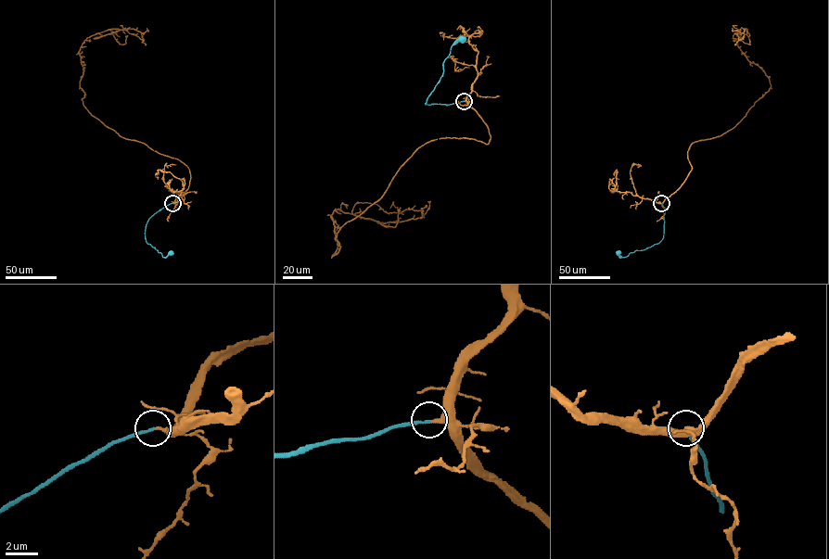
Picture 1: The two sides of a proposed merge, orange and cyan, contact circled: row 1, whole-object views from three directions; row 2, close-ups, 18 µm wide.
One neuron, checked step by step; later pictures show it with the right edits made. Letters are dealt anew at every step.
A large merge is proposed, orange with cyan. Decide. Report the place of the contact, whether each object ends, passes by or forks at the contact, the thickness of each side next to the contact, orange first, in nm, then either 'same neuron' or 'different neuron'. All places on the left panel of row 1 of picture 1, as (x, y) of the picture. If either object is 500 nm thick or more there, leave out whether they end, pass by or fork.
(172, 203) | orange ends | cyan ends | 280/150 nm | same neuron

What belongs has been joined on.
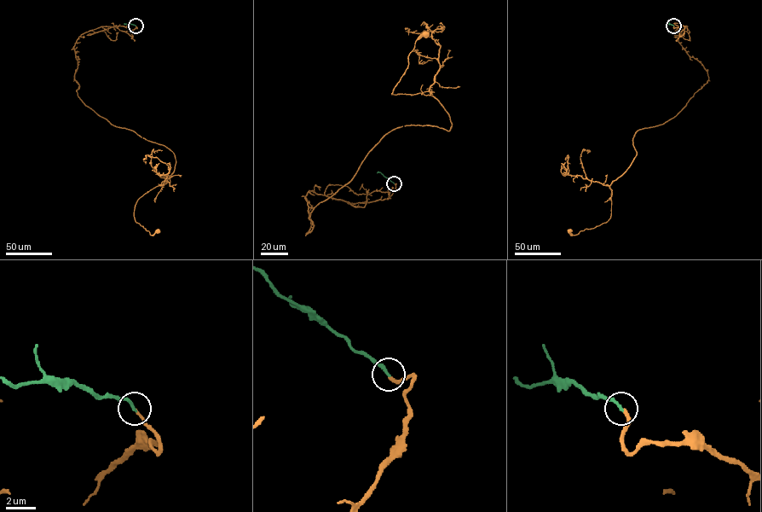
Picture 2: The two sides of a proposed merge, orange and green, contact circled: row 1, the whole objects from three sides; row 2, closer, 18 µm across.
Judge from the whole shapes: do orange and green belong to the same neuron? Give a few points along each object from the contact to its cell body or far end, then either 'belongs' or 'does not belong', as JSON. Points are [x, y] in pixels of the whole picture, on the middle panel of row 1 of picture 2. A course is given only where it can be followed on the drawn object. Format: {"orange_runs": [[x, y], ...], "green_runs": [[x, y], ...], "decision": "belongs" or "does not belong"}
{"orange_runs": [[394, 183], [368, 202], [309, 190], [306, 234], [385, 135], [449, 130], [429, 91], [392, 94], [426, 33]], "green_runs": [[394, 183], [377, 172]], "decision": "belongs"}

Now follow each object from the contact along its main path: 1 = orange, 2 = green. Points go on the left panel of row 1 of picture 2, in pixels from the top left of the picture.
1: (135, 26), (82, 34), (74, 79), (98, 114), (173, 153), (174, 171), (135, 206), (136, 222), (158, 230)
2: (135, 26), (124, 23)

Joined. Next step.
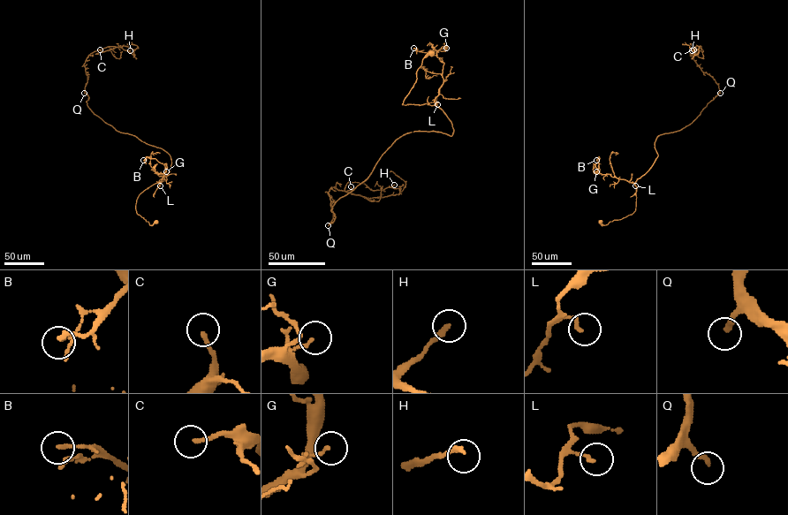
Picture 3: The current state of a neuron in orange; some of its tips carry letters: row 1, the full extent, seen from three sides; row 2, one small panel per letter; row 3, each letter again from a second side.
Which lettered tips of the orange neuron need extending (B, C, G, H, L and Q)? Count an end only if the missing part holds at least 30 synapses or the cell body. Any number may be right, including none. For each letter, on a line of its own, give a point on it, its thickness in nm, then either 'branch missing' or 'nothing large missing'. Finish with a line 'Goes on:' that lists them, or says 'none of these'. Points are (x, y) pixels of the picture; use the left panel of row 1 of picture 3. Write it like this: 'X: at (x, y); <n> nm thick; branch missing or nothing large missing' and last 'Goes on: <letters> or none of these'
B: at (143, 160); 180 nm thick; nothing large missing
C: at (100, 49); 170 nm thick; nothing large missing
G: at (166, 171); 140 nm thick; nothing large missing
H: at (130, 50); 240 nm thick; nothing large missing
L: at (160, 185); 150 nm thick; nothing large missing
Q: at (84, 93); 200 nm thick; branch missing
Goes on: Q

